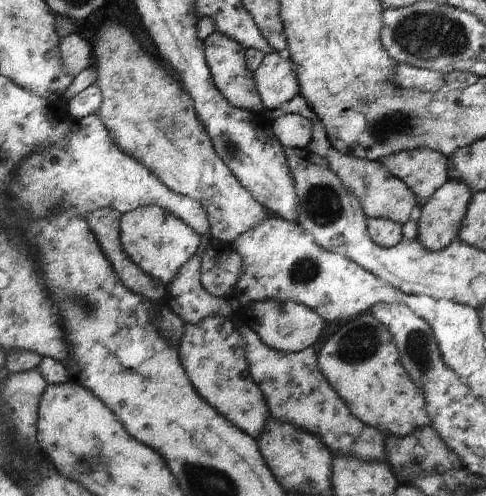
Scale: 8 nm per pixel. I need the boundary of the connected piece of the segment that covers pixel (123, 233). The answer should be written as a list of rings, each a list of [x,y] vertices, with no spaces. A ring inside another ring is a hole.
[[[159,206],[138,207],[121,216],[119,239],[124,252],[155,281],[165,284],[194,256],[200,244],[200,235],[182,220]]]

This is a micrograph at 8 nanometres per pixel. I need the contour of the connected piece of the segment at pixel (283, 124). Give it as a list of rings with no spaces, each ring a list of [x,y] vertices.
[[[300,113],[282,115],[270,127],[282,146],[308,149],[313,142],[312,121]]]

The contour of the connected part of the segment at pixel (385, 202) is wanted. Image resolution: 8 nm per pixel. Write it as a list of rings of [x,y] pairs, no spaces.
[[[331,147],[327,156],[329,167],[339,176],[344,186],[360,201],[363,213],[367,217],[390,219],[398,224],[406,224],[418,214],[419,202],[414,191],[399,178],[392,176],[380,161],[359,159],[338,152]]]

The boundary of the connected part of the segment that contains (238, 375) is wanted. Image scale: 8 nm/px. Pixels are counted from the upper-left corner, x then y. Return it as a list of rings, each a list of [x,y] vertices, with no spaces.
[[[208,315],[197,323],[185,323],[178,345],[181,365],[196,392],[234,426],[257,440],[271,414],[249,371],[241,334],[228,316]]]

